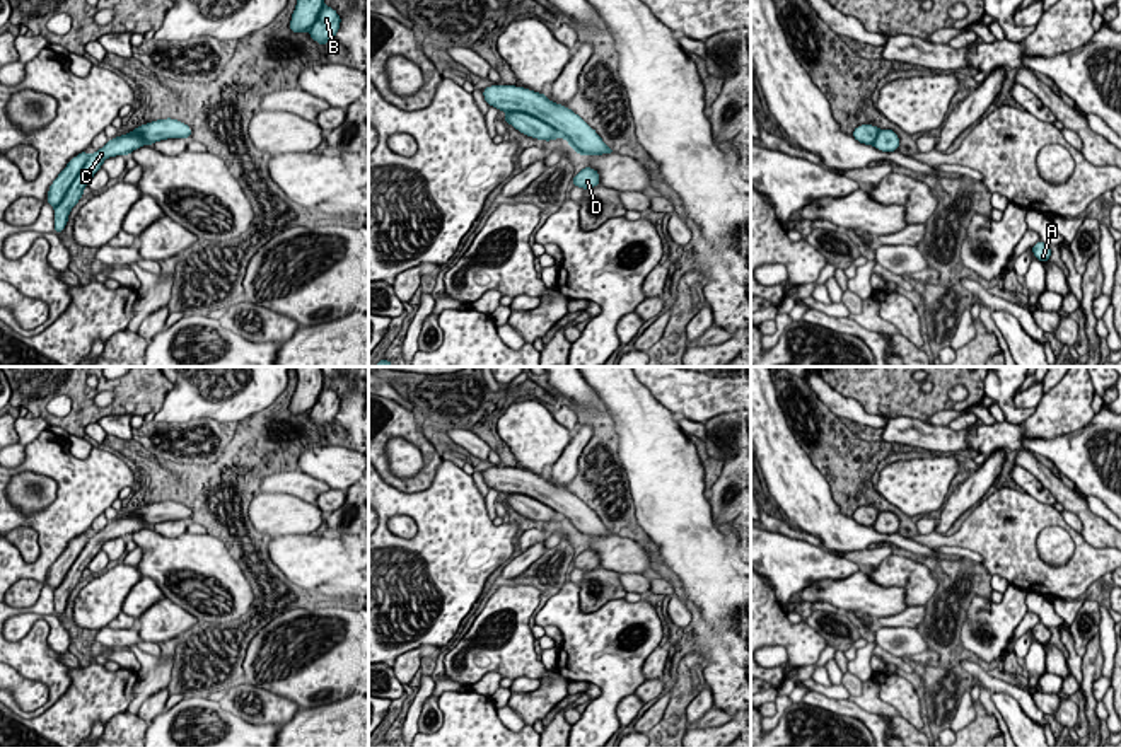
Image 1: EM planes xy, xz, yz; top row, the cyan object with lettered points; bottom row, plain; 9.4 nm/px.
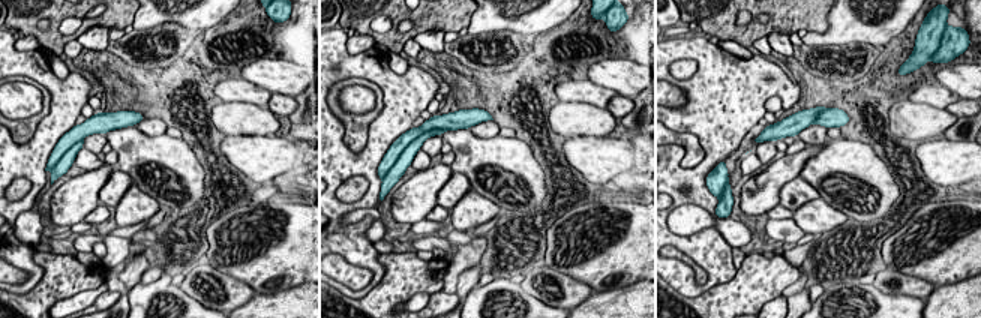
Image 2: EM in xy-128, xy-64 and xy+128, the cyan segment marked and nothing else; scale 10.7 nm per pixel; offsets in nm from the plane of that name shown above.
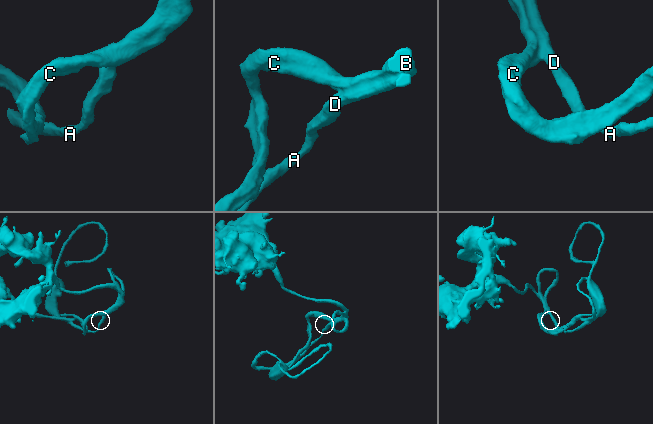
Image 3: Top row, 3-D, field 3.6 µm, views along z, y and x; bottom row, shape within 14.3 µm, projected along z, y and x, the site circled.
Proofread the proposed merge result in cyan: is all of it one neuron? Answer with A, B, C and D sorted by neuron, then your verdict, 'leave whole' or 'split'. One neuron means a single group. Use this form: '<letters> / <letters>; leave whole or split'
A B C D; leave whole

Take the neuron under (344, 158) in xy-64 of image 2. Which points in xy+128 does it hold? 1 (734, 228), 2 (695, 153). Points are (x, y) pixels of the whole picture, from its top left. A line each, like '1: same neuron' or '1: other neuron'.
1: other neuron
2: other neuron

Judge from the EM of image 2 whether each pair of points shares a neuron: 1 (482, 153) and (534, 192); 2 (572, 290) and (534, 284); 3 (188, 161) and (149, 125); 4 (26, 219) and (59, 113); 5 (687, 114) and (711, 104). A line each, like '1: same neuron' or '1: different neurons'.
1: same neuron
2: same neuron
3: different neurons
4: different neurons
5: same neuron

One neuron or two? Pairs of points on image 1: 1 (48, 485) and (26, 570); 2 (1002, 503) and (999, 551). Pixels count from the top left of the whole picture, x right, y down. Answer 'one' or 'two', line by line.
1: two
2: one

